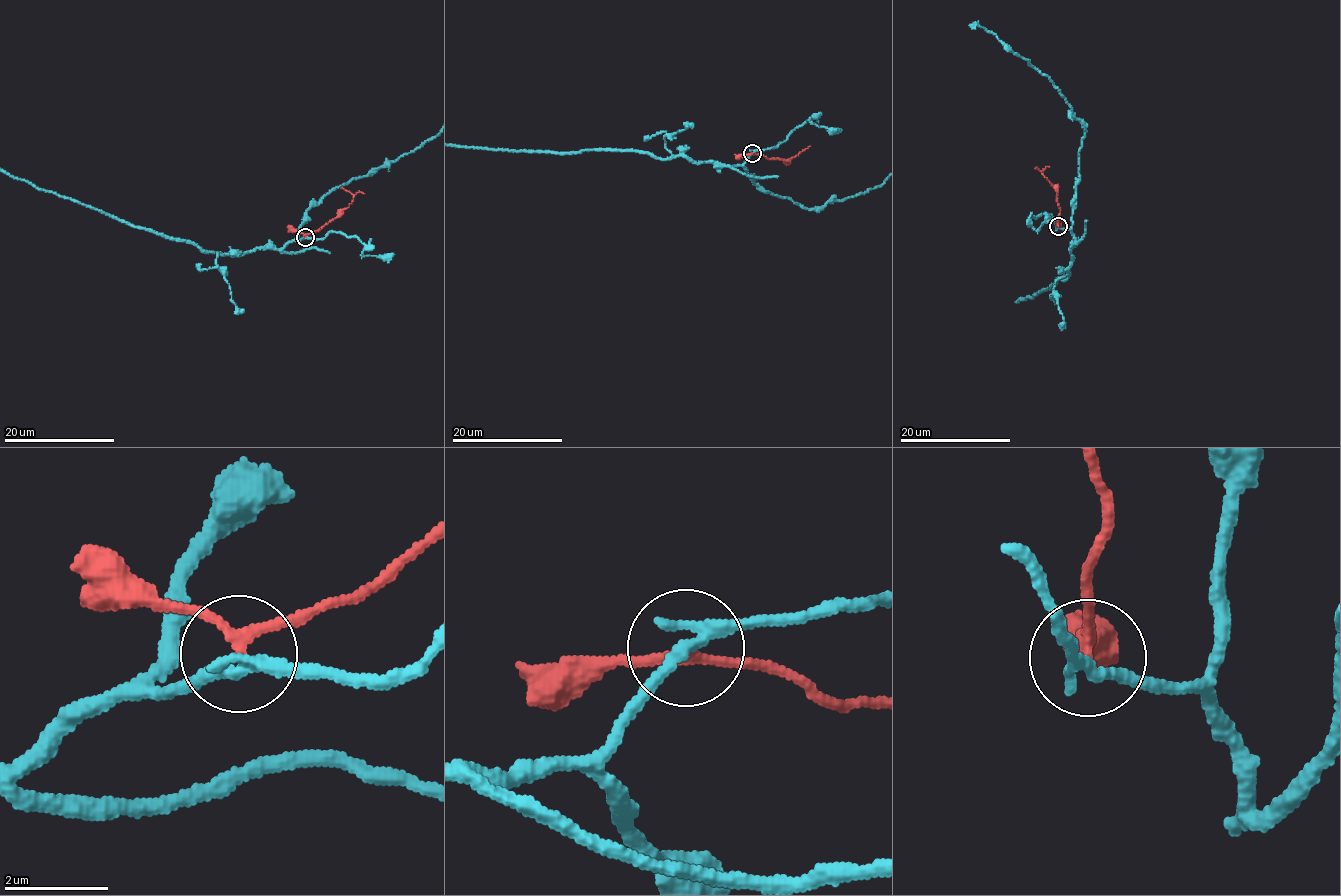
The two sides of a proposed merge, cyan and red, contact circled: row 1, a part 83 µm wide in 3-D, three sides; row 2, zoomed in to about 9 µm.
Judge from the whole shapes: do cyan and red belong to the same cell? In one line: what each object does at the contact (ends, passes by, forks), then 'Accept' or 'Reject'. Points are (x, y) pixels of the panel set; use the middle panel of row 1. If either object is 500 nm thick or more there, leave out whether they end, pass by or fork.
At the ring cyan passes by. At the ring red passes by. Reject

